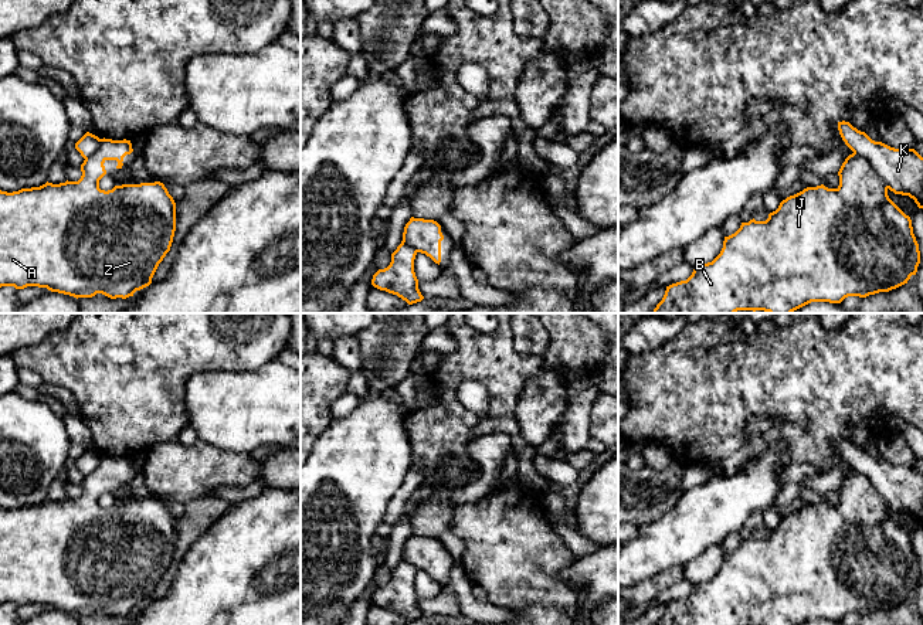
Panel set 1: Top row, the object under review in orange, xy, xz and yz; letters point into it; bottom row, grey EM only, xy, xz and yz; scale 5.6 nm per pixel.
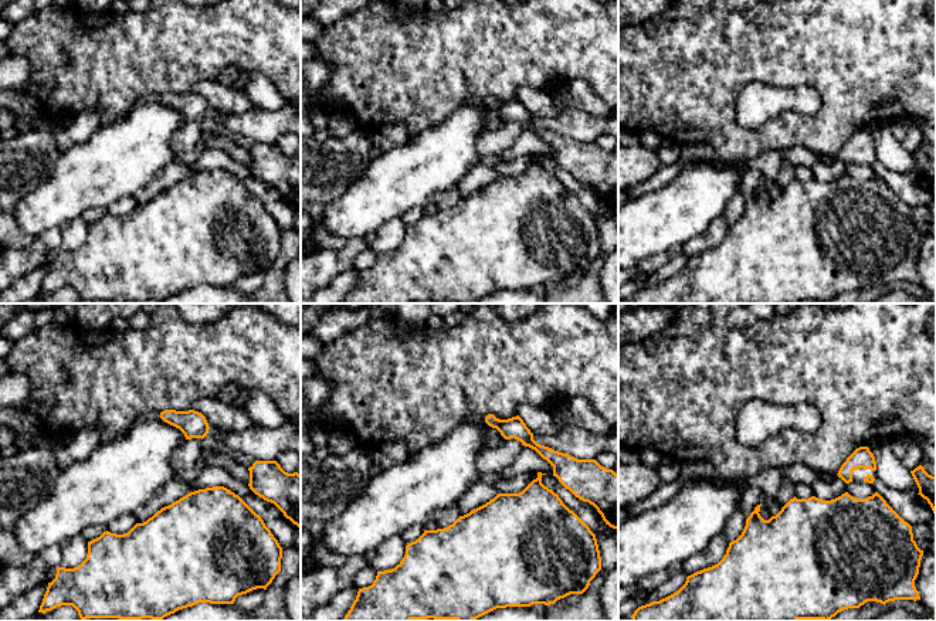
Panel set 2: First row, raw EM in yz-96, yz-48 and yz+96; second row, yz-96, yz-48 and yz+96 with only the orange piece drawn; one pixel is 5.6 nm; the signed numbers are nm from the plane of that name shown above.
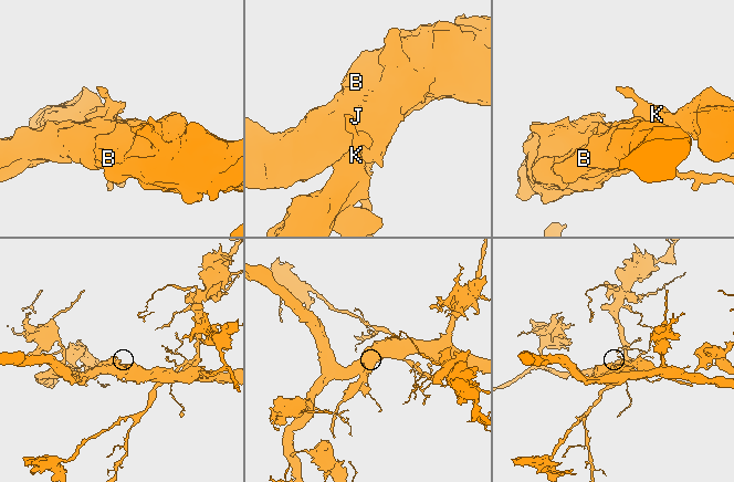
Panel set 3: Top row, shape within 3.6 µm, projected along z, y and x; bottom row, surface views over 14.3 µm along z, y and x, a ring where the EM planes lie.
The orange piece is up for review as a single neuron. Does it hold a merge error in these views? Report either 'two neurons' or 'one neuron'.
two neurons

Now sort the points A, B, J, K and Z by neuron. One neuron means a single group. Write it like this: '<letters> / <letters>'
A B J Z / K

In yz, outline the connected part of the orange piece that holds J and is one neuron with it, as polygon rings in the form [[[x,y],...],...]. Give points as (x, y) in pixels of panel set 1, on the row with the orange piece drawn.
[[[849,154],[838,176],[837,188],[807,187],[783,200],[766,221],[742,223],[734,234],[725,237],[723,248],[712,262],[696,266],[686,281],[666,286],[652,313],[793,313],[811,302],[841,303],[848,296],[866,298],[907,283],[920,264],[910,217],[889,198],[885,183],[863,156]]]

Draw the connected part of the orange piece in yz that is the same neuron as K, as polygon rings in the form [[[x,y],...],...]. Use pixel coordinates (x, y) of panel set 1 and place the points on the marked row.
[[[845,120],[838,122],[838,130],[845,145],[871,163],[886,188],[909,196],[923,208],[923,157],[914,149],[895,149],[875,142]]]

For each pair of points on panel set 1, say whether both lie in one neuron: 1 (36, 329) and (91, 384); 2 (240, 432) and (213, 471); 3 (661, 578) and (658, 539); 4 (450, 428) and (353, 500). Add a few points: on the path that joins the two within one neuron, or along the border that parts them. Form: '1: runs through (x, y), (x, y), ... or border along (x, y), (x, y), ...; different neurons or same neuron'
1: border along (65, 328), (37, 342), (23, 345), (14, 352); different neurons
2: border along (199, 438), (217, 448), (248, 454); different neurons
3: border along (682, 566), (671, 566), (633, 586); different neurons
4: border along (404, 424), (409, 432), (413, 466); different neurons

